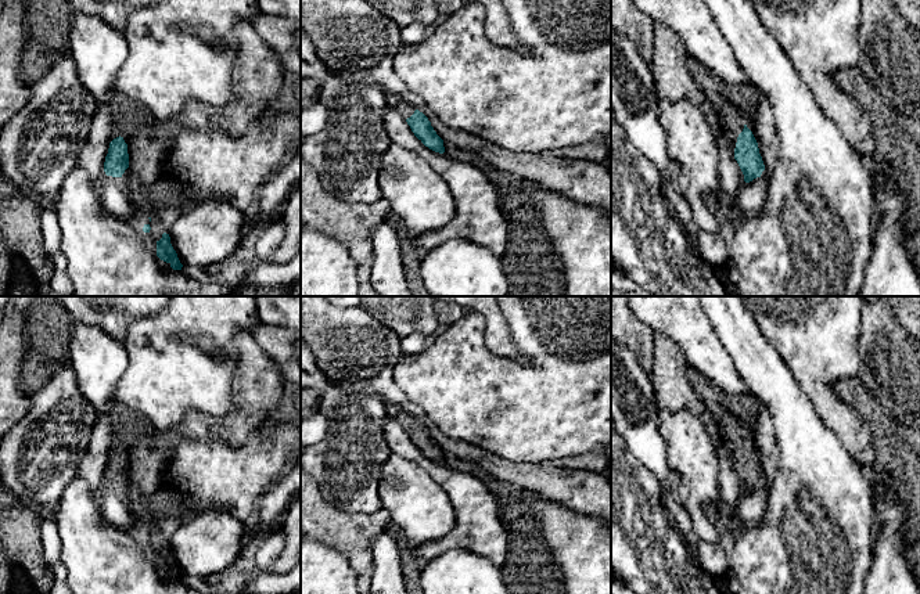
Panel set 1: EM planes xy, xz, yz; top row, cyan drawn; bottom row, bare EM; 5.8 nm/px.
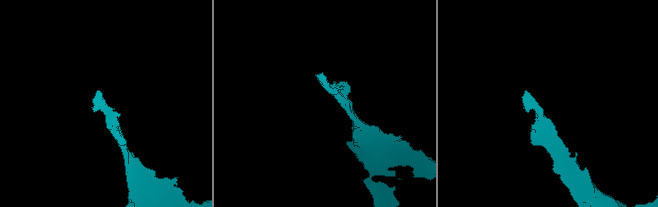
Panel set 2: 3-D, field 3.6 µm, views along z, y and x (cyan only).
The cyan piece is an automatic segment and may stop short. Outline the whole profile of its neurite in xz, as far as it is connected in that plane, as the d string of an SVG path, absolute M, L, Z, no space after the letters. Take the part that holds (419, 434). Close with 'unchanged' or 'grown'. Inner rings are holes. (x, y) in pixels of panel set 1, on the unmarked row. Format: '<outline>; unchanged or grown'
M387 404L387 417L398 421L410 436L414 446L430 460L443 464L443 450L436 444L428 428L406 413L400 406Z; grown

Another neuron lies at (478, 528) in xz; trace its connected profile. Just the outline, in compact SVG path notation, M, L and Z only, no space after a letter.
M392 418L384 422L384 438L392 453L417 462L443 487L454 510L456 522L446 536L413 548L420 564L449 550L467 550L500 568L506 561L508 536L488 486L472 475L425 457L406 429Z

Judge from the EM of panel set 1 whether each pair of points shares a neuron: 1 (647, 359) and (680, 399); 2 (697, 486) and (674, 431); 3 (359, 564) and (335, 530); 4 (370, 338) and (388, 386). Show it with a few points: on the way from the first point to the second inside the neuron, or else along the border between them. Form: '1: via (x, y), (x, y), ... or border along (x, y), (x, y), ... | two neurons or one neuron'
1: border along (656, 332), (654, 360), (649, 373) | two neurons
2: via (697, 472), (696, 458), (687, 445) | one neuron
3: via (359, 555), (344, 539) | one neuron
4: via (370, 350), (370, 368), (376, 374) | one neuron

